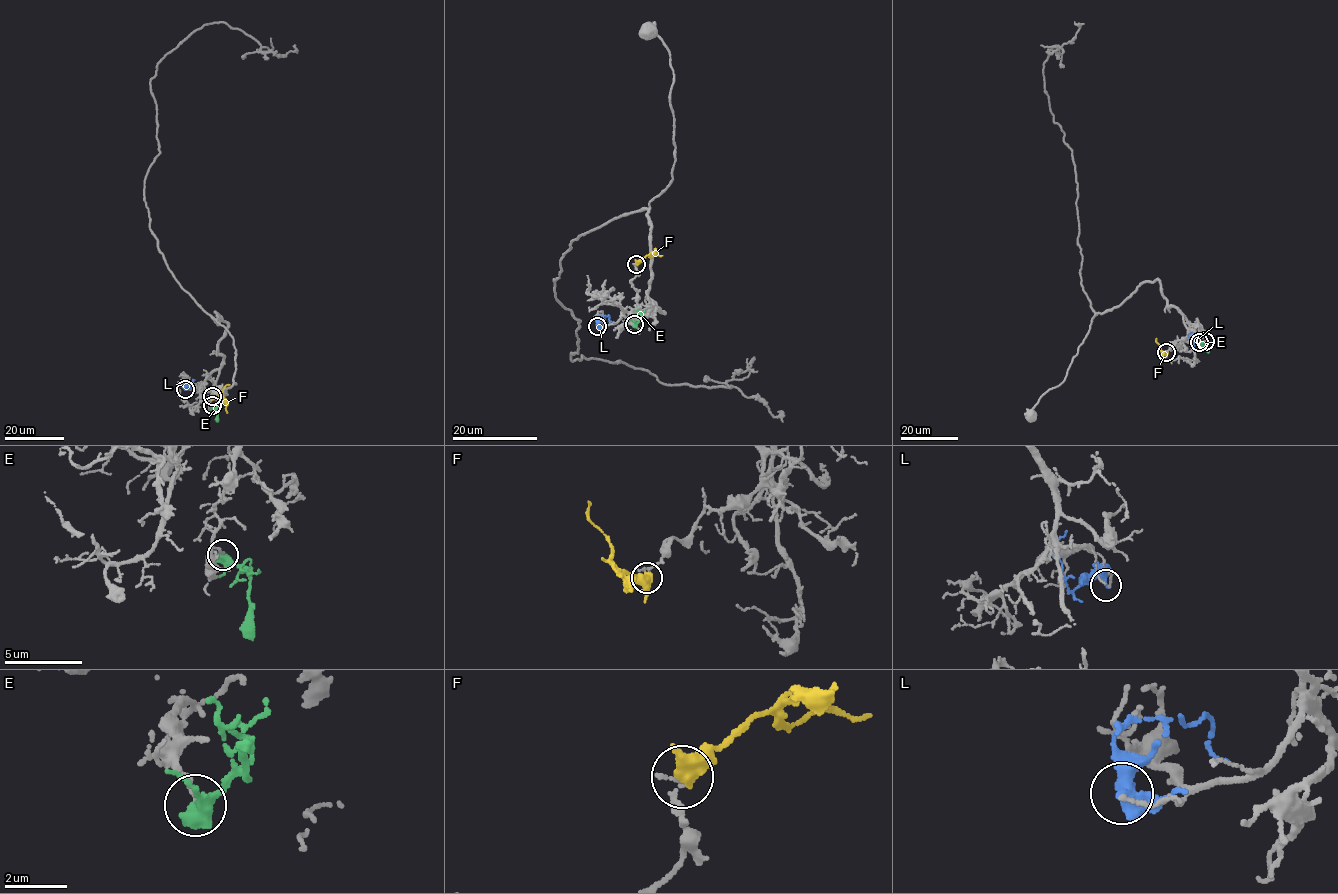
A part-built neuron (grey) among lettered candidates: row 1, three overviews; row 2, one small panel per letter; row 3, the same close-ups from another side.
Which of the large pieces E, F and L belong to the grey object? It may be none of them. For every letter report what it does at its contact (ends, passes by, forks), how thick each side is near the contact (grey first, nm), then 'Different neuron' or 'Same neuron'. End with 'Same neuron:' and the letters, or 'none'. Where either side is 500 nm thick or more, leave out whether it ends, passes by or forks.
E: It passes by. Thickness 130 nm (grey) against 460 nm. Different neuron
F: Thickness 170 nm (grey) against 500 nm. Different neuron
L: It ends there. Thickness 100 nm (grey) against 460 nm. Different neuron
Same neuron: none

